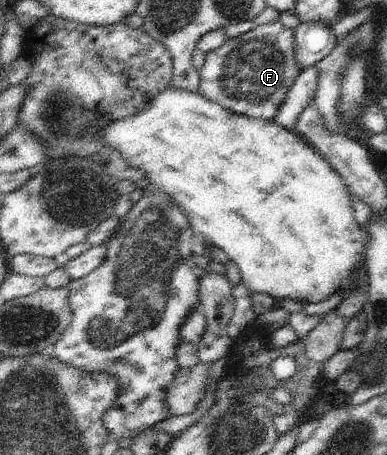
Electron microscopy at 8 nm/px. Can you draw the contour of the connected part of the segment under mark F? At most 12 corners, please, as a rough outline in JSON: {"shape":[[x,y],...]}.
{"shape":[[261,25],[207,54],[200,93],[273,119],[302,75],[296,30]]}

